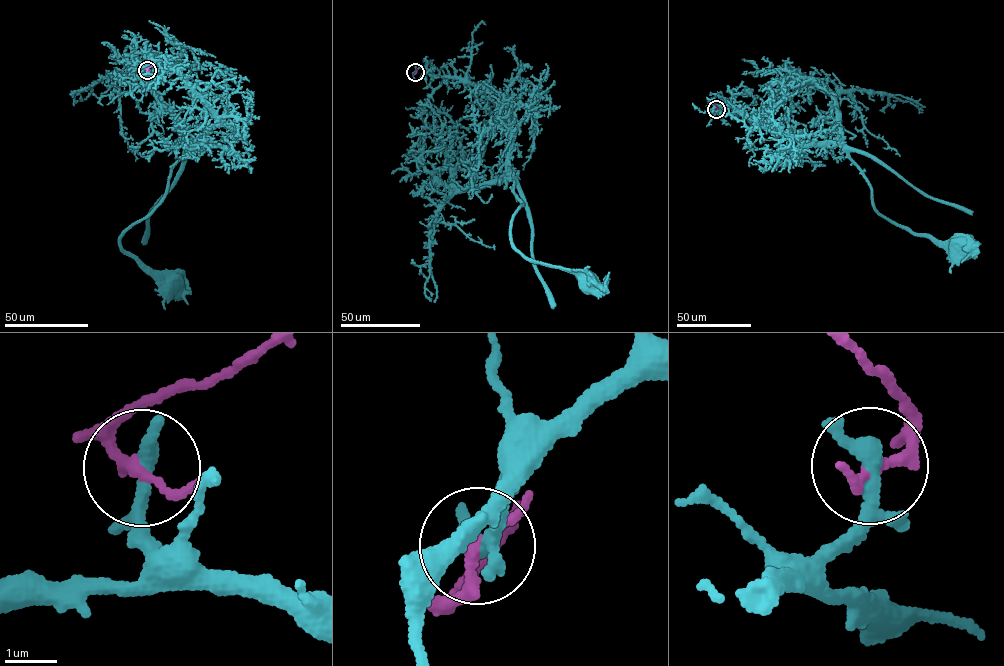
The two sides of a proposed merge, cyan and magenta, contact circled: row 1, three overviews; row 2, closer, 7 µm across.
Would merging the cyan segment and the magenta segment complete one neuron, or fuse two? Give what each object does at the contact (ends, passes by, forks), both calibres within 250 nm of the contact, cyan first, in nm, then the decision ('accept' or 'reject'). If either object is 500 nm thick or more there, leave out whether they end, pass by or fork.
cyan passes by | magenta passes by | 280/200 nm | reject

